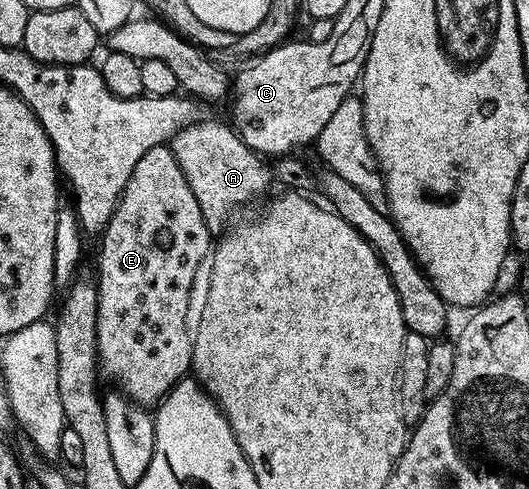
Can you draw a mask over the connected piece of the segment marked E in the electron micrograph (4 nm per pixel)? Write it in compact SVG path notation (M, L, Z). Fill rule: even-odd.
M167 145L153 147L153 151L145 151L133 167L133 175L129 175L129 183L121 195L119 205L113 211L107 228L101 234L103 246L99 249L99 273L97 272L97 284L99 286L99 302L97 303L97 347L99 348L99 367L104 378L112 377L119 381L118 388L127 396L132 397L139 405L155 407L163 401L179 381L184 380L192 372L191 367L191 343L193 329L187 326L187 312L191 309L191 284L195 281L195 275L199 269L199 263L208 256L211 245L211 237L207 232L201 215L201 207L197 207L197 199L193 199L193 191L173 155L173 151Z

